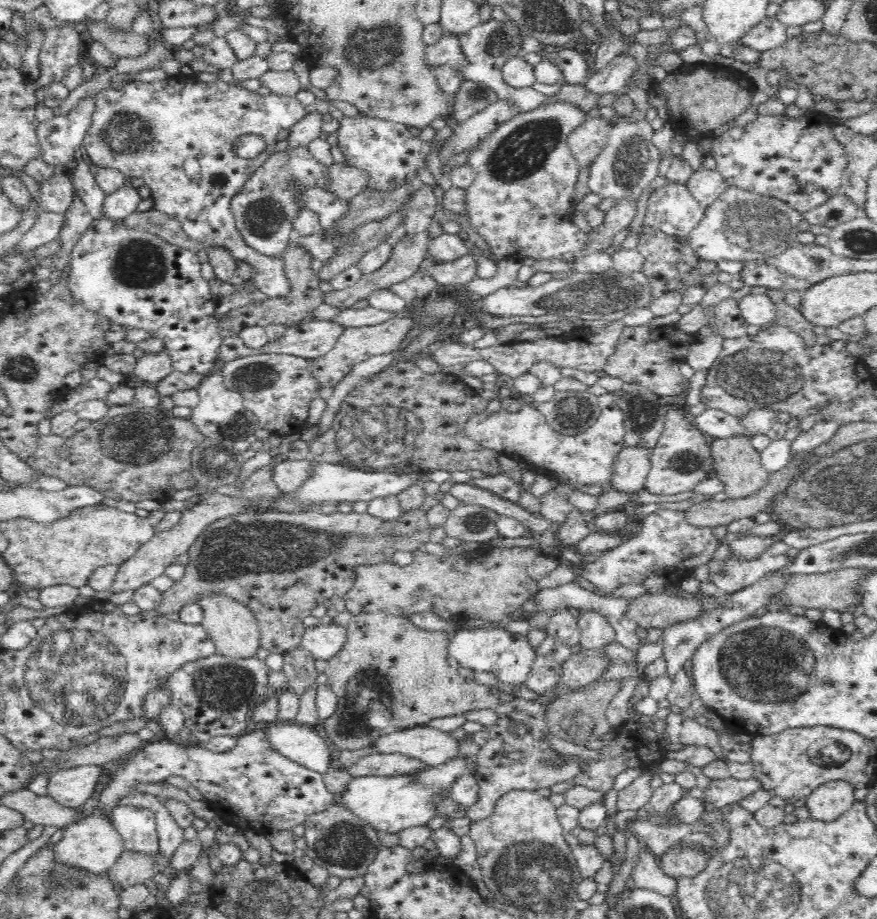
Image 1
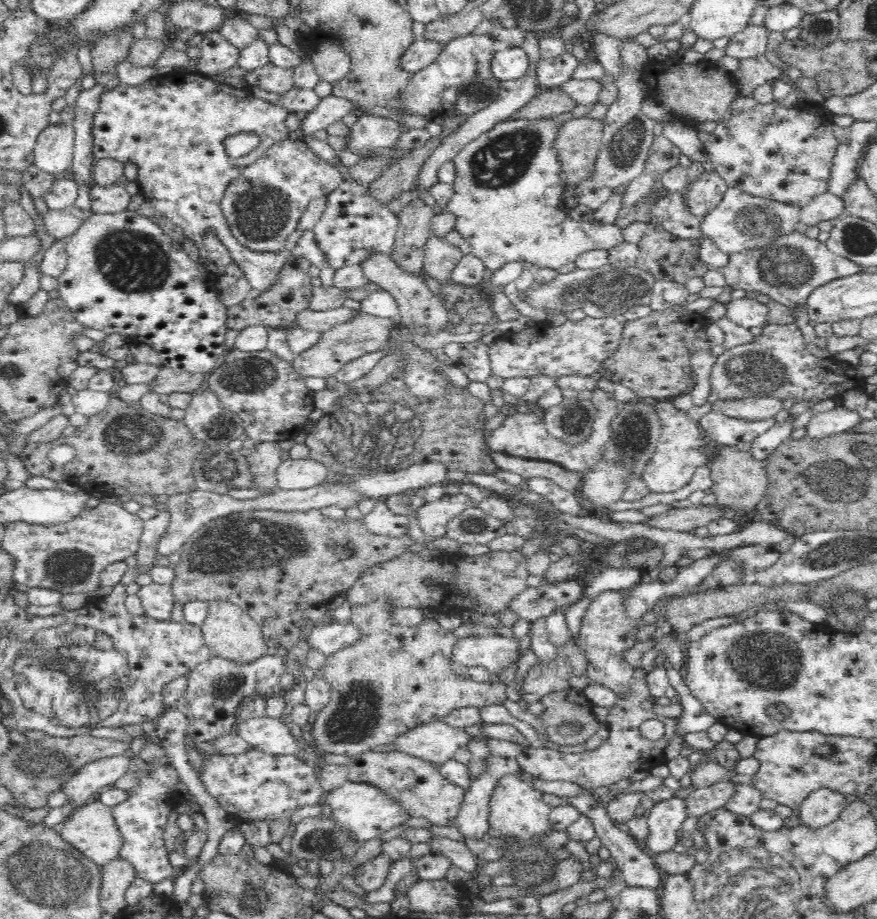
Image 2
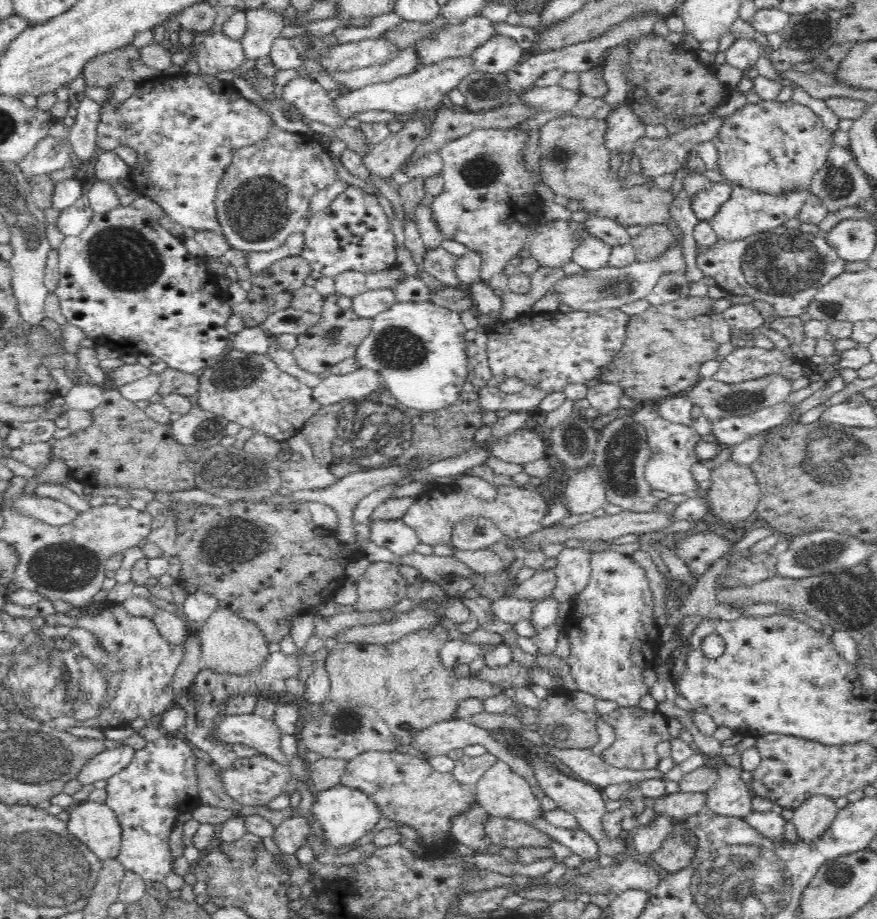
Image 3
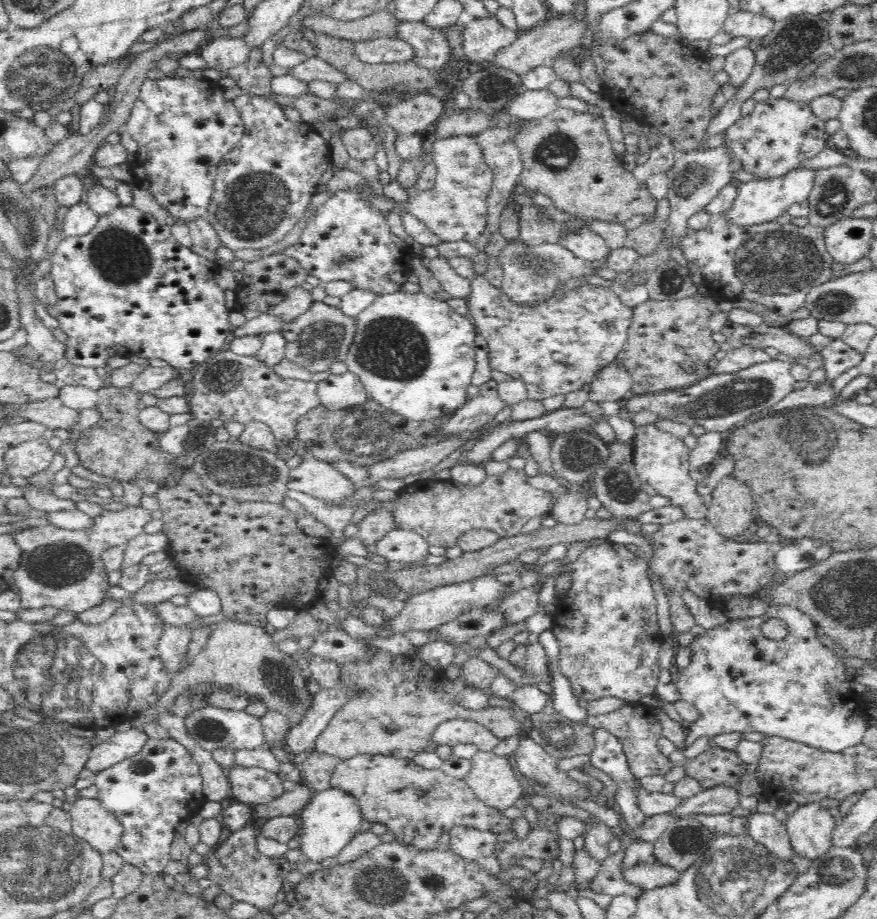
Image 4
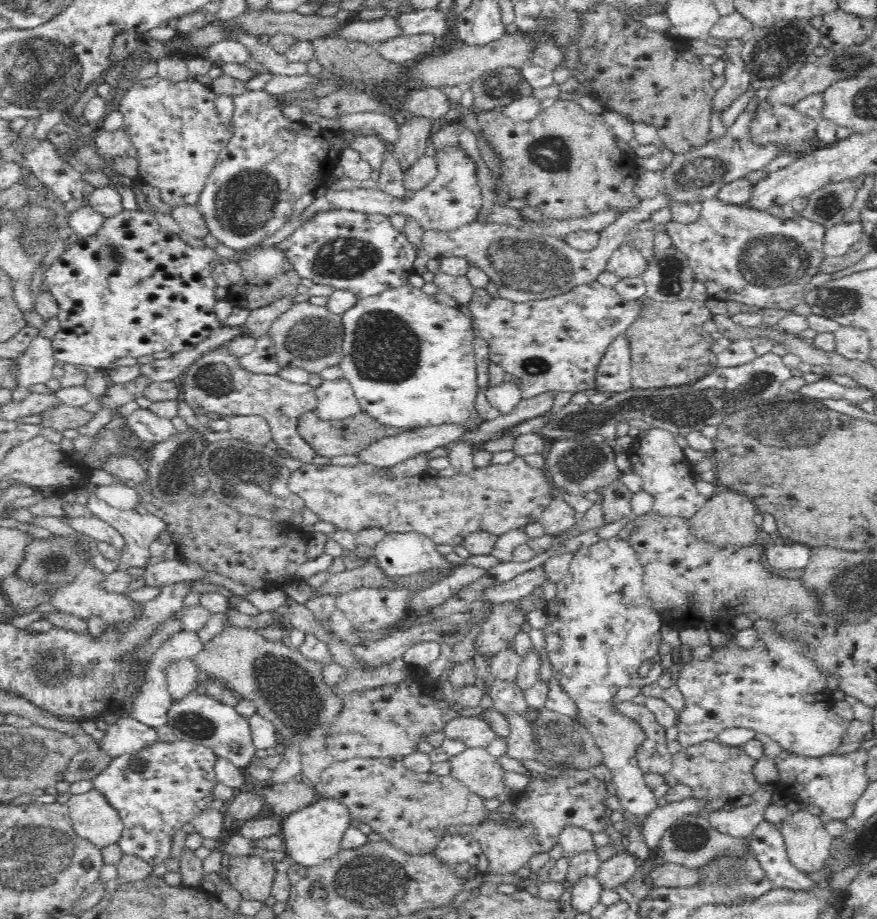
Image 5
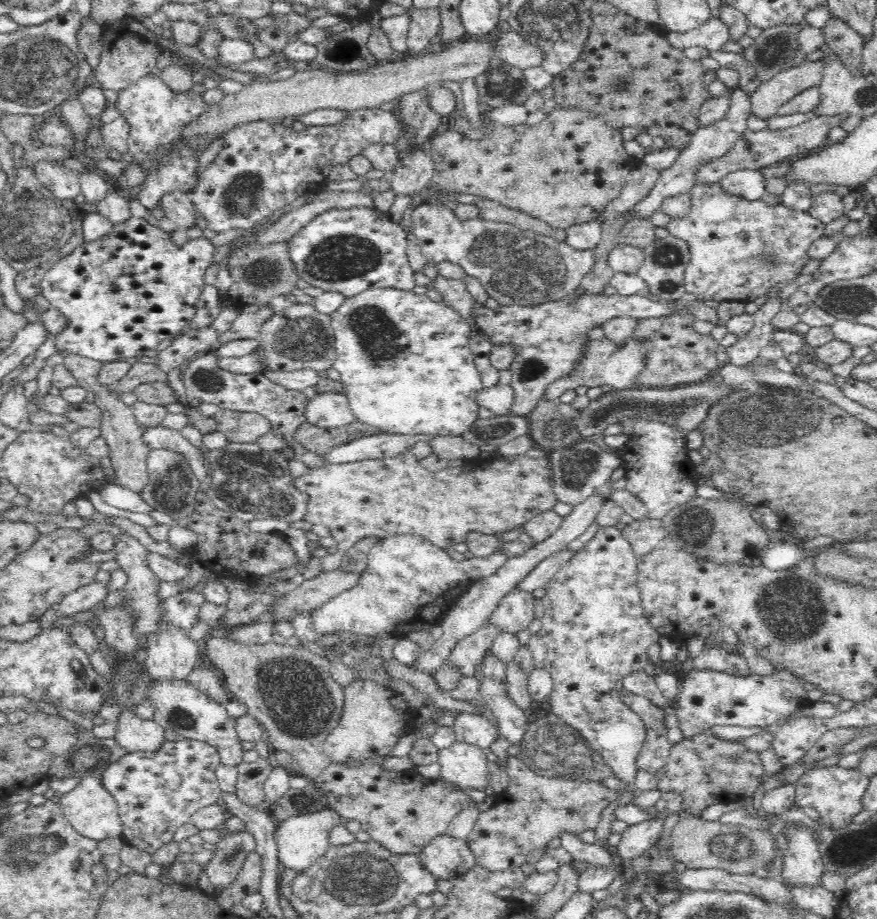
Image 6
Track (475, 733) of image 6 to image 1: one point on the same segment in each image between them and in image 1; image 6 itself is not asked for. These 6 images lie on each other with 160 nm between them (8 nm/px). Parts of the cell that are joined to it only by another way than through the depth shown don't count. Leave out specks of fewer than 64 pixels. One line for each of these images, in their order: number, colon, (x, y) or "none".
1: (433, 746)
2: (435, 742)
3: (444, 736)
4: (450, 732)
5: (473, 732)

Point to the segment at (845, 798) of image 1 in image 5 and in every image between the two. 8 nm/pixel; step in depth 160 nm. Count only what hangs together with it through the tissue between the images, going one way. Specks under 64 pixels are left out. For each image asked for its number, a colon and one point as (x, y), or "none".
2: (822, 807)
3: (812, 818)
4: (810, 828)
5: (807, 842)

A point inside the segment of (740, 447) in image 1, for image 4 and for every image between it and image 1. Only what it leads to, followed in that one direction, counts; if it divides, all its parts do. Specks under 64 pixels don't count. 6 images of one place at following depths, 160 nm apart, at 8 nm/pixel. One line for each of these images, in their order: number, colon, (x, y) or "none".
2: (740, 482)
3: (733, 497)
4: (729, 510)

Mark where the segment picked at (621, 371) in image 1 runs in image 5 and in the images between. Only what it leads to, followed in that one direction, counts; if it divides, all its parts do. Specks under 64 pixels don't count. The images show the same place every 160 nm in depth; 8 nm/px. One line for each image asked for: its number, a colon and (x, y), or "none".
2: (654, 359)
3: (665, 347)
4: (669, 345)
5: (669, 347)

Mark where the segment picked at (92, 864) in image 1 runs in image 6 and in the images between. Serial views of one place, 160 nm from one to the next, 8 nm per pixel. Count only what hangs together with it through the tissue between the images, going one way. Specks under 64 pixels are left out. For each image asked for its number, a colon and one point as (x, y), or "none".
2: (91, 828)
3: (96, 825)
4: (91, 822)
5: (93, 817)
6: (91, 809)

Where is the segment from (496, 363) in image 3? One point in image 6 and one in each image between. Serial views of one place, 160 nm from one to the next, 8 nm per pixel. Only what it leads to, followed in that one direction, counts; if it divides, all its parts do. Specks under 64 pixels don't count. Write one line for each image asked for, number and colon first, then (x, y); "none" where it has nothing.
4: (556, 347)
5: (556, 343)
6: (549, 336)

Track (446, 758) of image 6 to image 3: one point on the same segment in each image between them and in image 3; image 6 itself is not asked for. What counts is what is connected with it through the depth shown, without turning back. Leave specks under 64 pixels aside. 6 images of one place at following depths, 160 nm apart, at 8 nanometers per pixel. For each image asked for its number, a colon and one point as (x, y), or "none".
3: (501, 792)
4: (491, 777)
5: (481, 773)

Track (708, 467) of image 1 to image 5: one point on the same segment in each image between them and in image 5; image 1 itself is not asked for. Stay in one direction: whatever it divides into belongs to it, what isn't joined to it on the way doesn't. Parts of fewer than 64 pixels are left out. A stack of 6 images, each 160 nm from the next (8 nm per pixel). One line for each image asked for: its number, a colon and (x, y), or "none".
2: (677, 456)
3: (672, 446)
4: (662, 461)
5: (667, 476)

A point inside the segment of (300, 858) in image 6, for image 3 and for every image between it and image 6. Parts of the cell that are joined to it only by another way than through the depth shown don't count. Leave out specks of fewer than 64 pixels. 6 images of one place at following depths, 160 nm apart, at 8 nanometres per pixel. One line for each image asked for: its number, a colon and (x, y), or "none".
3: (346, 815)
4: (327, 823)
5: (310, 835)

